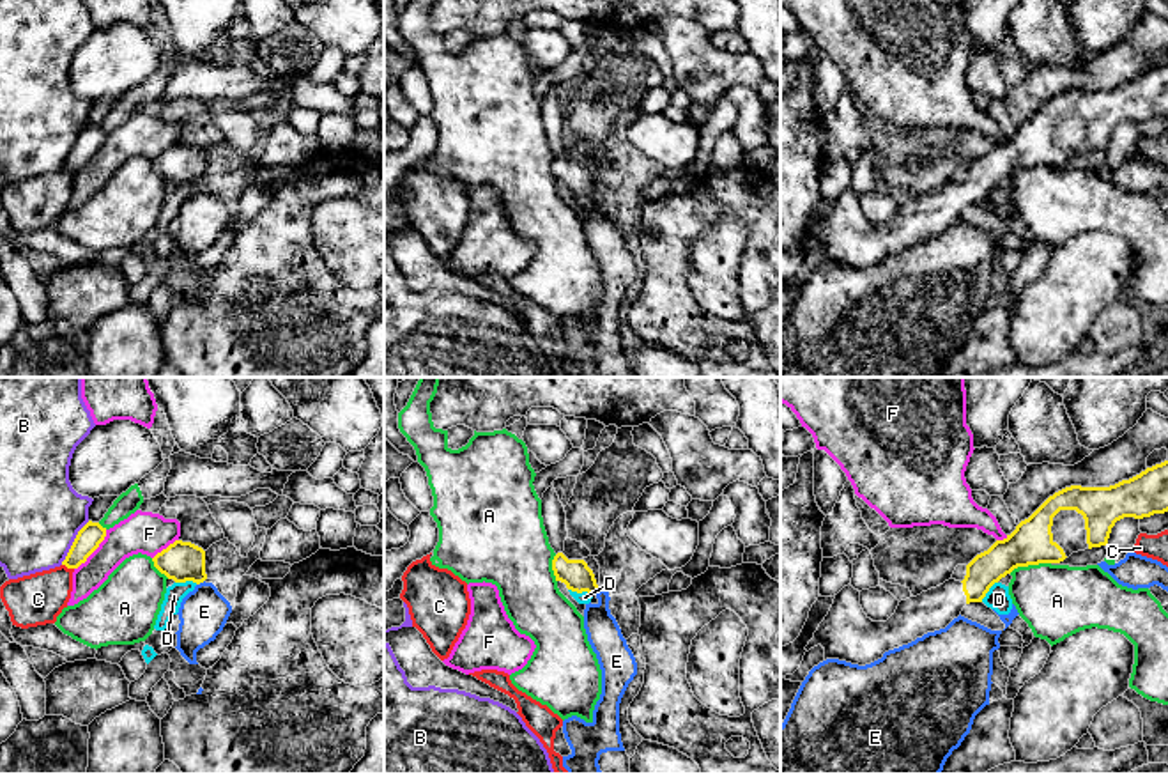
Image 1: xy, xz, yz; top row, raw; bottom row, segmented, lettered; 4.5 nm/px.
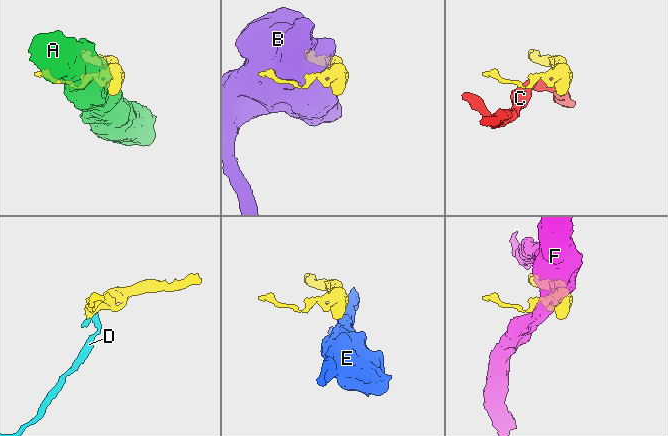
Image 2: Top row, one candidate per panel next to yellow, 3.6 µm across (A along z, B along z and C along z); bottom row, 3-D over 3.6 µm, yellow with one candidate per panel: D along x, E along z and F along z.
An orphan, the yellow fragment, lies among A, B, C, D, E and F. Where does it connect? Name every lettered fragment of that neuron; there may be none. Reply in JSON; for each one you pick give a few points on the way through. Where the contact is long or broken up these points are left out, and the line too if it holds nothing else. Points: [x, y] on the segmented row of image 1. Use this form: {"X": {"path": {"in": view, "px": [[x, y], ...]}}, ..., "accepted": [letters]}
{"accepted": []}

